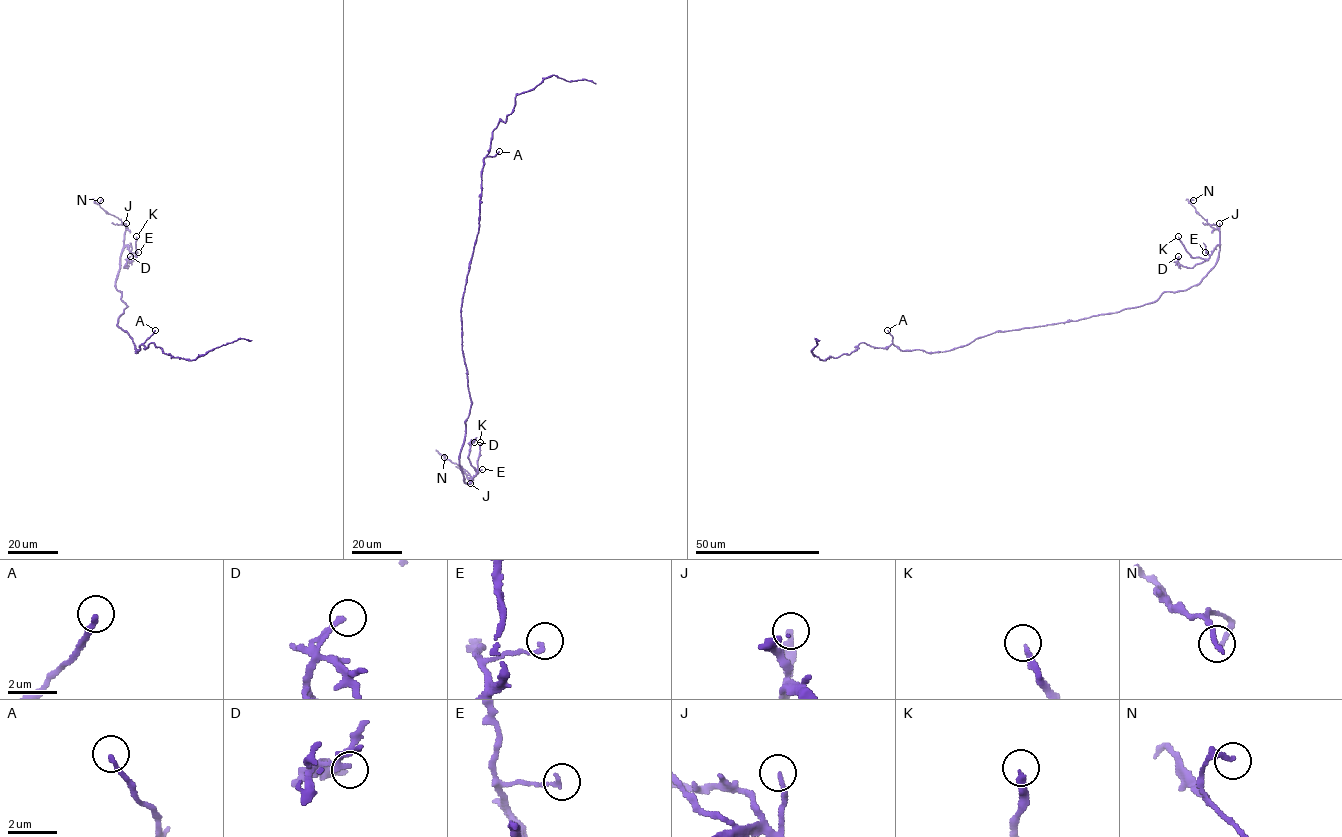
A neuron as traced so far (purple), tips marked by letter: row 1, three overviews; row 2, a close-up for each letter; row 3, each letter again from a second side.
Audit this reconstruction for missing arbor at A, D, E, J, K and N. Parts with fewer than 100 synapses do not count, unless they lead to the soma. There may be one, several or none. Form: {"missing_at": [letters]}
{"missing_at": ["A", "J"]}

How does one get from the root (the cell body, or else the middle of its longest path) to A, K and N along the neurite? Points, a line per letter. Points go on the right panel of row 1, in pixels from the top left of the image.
A: (1020, 328), (996, 331), (966, 345), (934, 352), (901, 350), (892, 344), (887, 330)
K: (1020, 328), (1116, 313), (1197, 284), (1215, 265), (1220, 247), (1207, 259), (1193, 257), (1178, 236)
N: (1020, 328), (1116, 313), (1197, 284), (1215, 264), (1220, 233), (1195, 211), (1193, 200)

